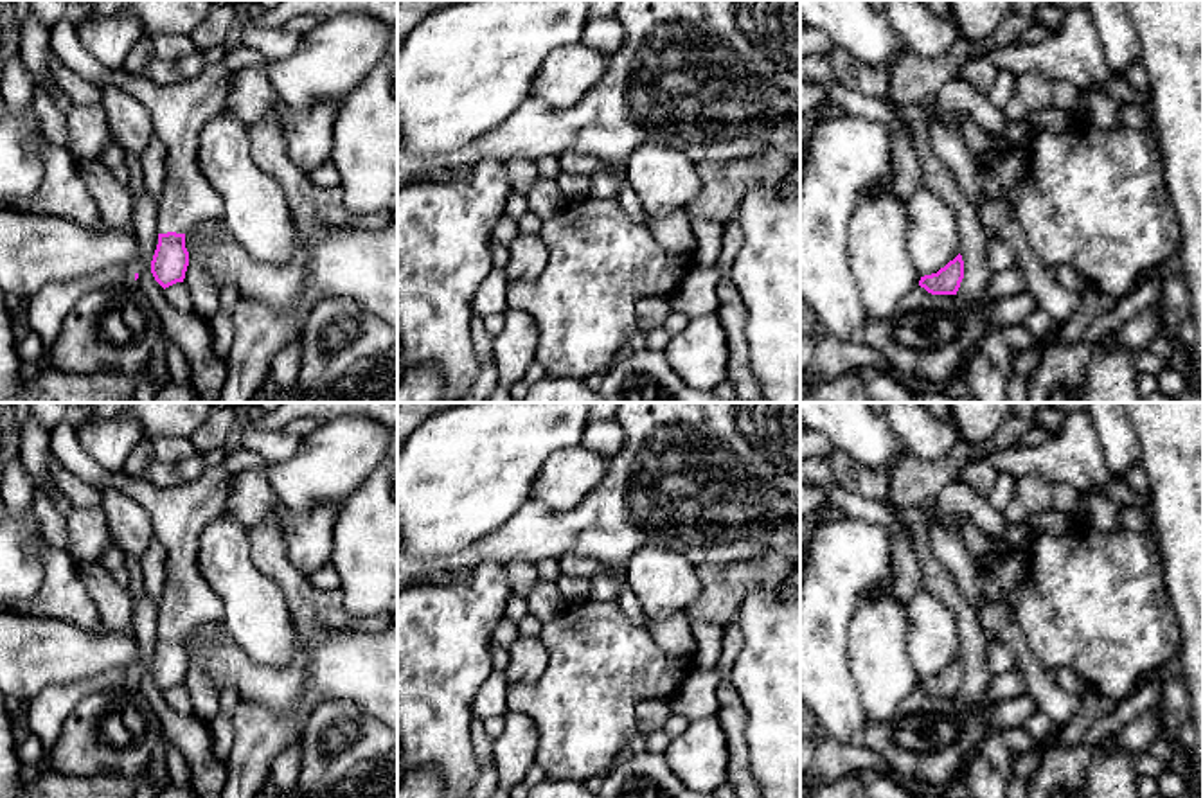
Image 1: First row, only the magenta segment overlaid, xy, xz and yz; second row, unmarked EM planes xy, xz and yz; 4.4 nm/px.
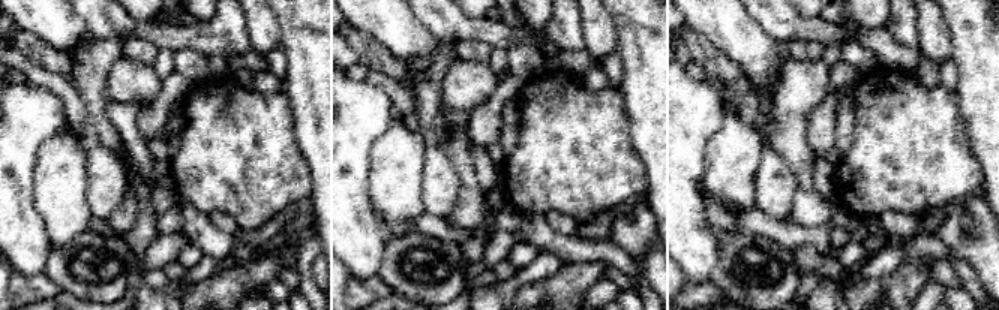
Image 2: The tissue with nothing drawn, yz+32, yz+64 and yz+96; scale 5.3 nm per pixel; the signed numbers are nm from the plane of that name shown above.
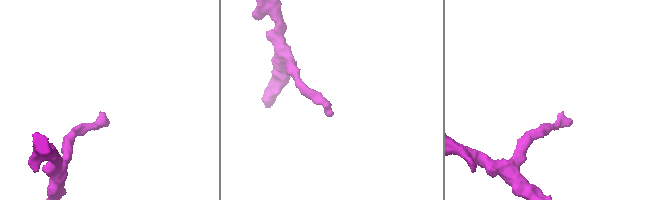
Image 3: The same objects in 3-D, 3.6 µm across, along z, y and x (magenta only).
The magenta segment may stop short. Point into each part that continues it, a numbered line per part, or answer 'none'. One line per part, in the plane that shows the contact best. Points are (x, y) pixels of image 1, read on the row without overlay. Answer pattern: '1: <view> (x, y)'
1: xy (178, 514)

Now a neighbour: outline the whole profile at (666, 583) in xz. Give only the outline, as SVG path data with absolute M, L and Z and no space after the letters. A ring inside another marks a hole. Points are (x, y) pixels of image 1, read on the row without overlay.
M642 546L628 561L628 588L649 620L685 613L701 593L696 566L683 555L660 546Z

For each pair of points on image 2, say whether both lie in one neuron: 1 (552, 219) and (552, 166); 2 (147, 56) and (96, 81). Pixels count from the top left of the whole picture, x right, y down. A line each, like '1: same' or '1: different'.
1: different
2: different

